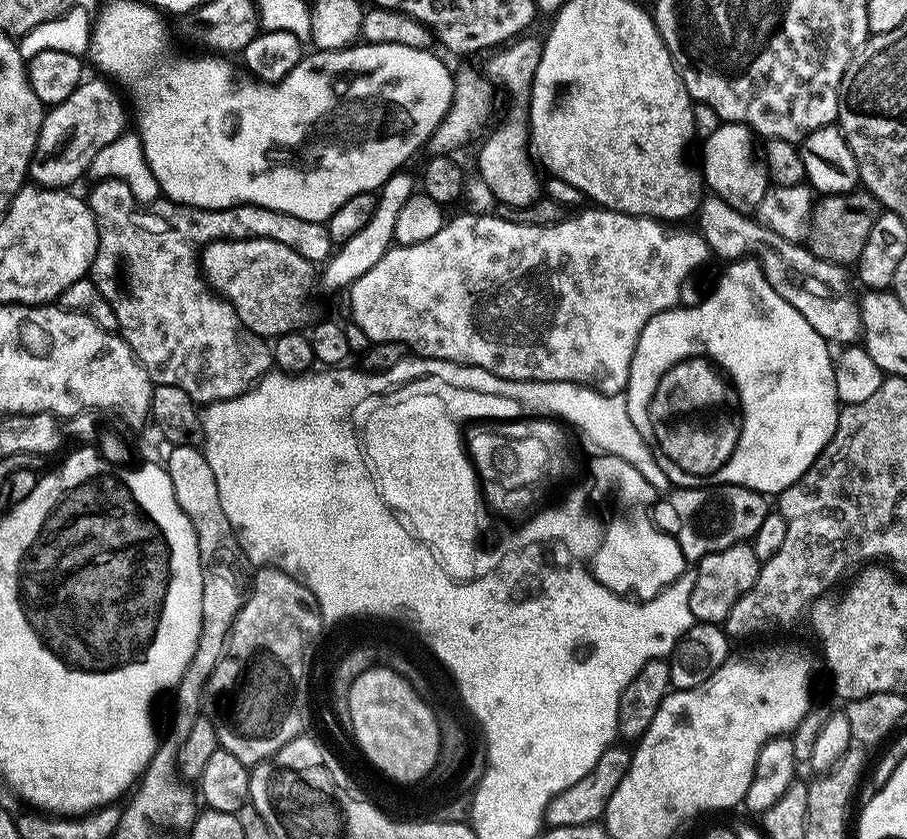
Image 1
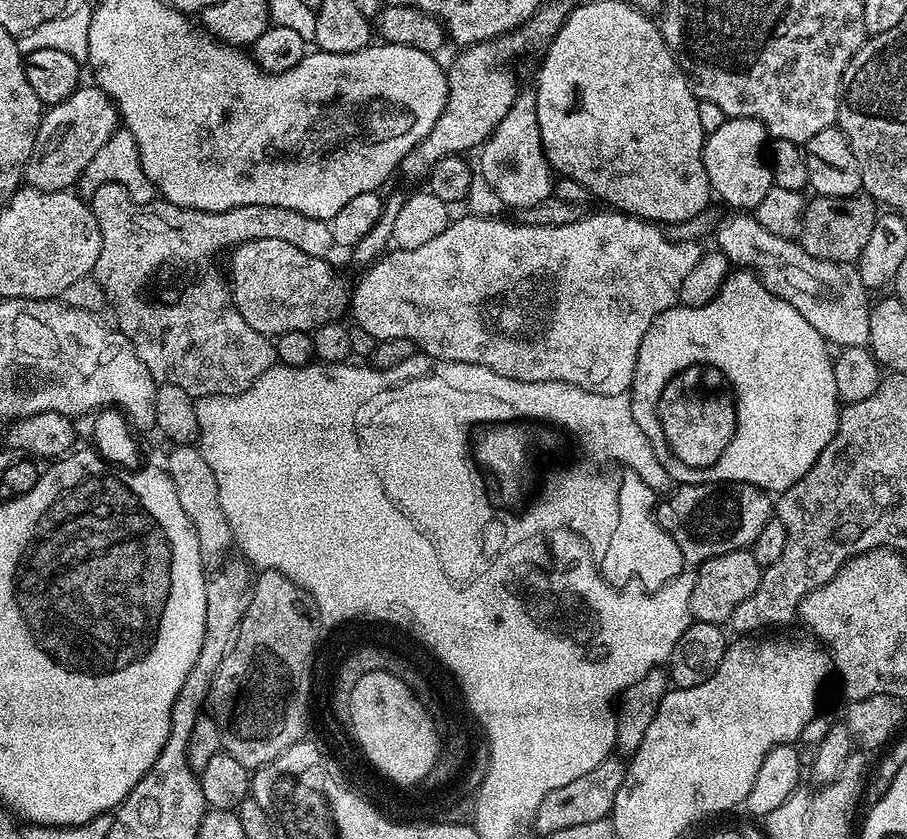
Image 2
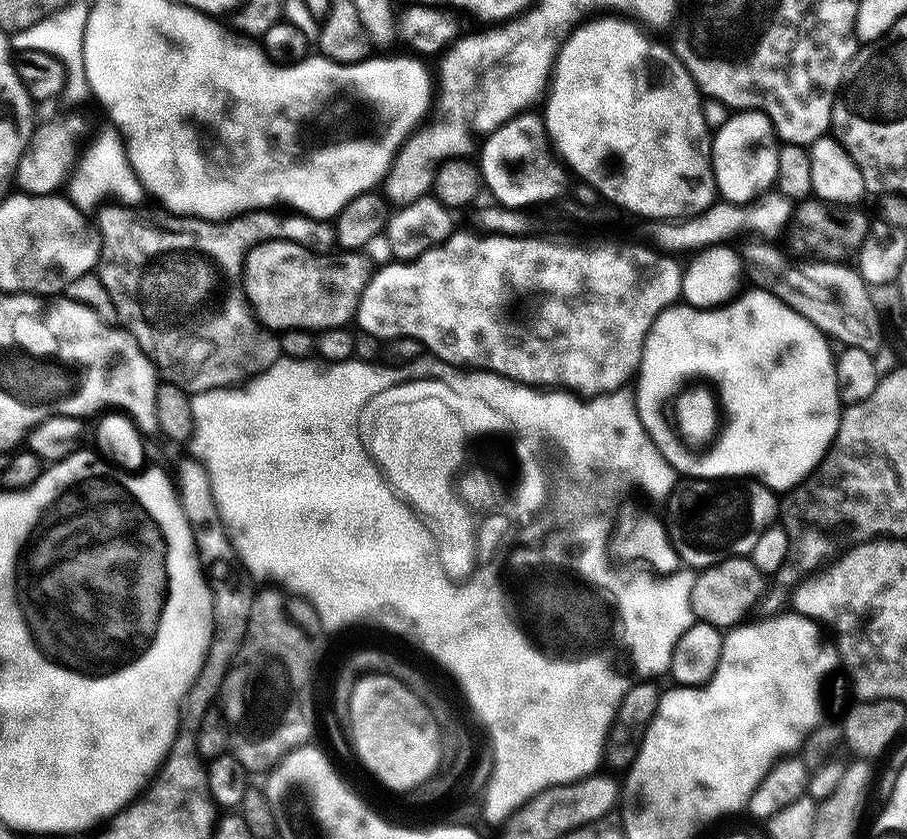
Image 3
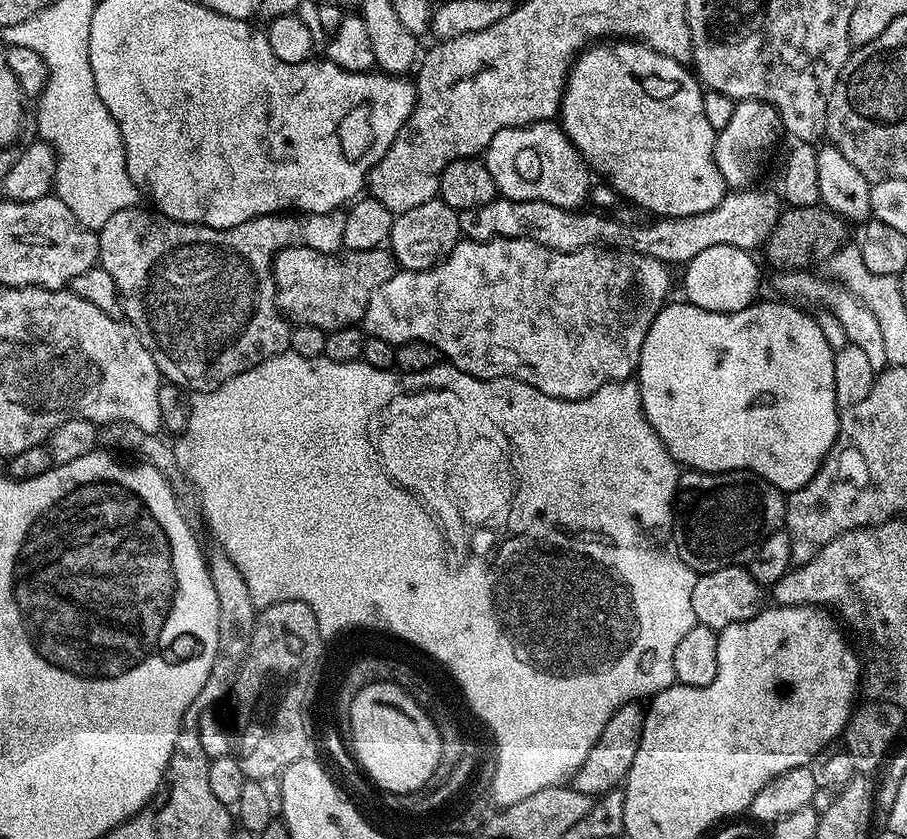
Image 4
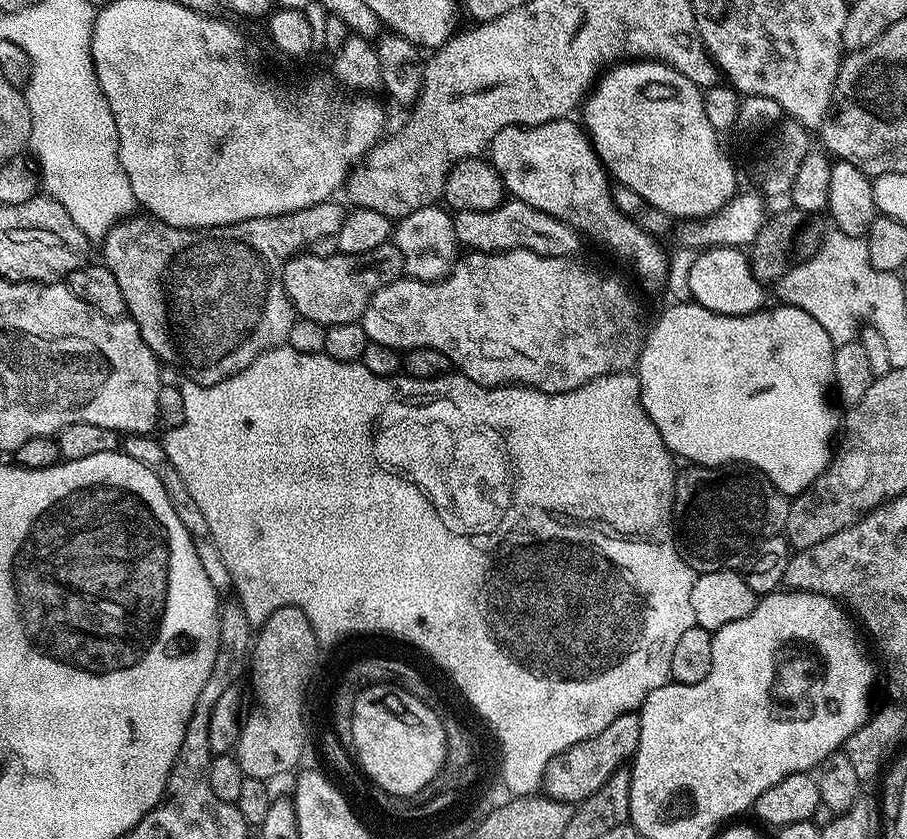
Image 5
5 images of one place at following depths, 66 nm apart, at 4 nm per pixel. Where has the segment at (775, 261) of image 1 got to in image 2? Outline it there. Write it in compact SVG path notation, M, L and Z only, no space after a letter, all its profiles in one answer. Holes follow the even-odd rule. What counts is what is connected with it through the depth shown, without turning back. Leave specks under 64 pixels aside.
M751 215L737 216L737 220L722 225L716 232L715 247L727 257L729 265L743 266L755 272L765 290L777 296L782 302L794 306L794 310L798 310L798 314L802 314L802 318L806 318L806 322L810 322L810 326L814 326L814 330L818 330L818 334L823 336L829 345L840 348L865 347L870 338L870 299L868 300L870 292L861 282L859 271L848 271L839 264L814 258L807 247L800 245L799 248L795 244L797 242L795 239L766 230Z

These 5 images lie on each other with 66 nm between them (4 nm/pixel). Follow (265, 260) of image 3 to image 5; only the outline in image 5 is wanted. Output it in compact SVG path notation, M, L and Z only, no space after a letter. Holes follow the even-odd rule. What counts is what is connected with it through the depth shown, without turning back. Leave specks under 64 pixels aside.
M394 242L383 244L374 250L363 252L357 256L345 256L343 254L335 254L336 256L324 255L328 254L291 256L284 264L282 282L292 303L292 309L295 310L299 319L318 322L325 326L355 324L363 317L366 306L370 306L374 294L378 294L378 290L382 290L382 286L393 284L395 280L401 279L405 275L402 250L398 250L398 246Z

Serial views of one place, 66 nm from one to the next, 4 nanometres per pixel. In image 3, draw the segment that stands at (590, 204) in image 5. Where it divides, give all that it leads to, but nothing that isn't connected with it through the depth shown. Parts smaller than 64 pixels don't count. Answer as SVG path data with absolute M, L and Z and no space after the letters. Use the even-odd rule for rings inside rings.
M521 114L507 120L483 137L478 148L478 167L483 187L487 191L489 188L492 191L491 199L505 208L527 209L532 206L528 204L540 204L543 200L556 202L565 195L564 187L568 184L569 173L554 155L543 119L532 115Z

